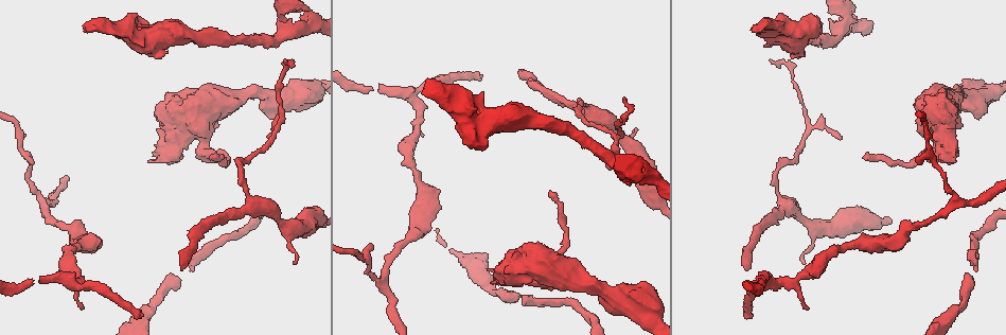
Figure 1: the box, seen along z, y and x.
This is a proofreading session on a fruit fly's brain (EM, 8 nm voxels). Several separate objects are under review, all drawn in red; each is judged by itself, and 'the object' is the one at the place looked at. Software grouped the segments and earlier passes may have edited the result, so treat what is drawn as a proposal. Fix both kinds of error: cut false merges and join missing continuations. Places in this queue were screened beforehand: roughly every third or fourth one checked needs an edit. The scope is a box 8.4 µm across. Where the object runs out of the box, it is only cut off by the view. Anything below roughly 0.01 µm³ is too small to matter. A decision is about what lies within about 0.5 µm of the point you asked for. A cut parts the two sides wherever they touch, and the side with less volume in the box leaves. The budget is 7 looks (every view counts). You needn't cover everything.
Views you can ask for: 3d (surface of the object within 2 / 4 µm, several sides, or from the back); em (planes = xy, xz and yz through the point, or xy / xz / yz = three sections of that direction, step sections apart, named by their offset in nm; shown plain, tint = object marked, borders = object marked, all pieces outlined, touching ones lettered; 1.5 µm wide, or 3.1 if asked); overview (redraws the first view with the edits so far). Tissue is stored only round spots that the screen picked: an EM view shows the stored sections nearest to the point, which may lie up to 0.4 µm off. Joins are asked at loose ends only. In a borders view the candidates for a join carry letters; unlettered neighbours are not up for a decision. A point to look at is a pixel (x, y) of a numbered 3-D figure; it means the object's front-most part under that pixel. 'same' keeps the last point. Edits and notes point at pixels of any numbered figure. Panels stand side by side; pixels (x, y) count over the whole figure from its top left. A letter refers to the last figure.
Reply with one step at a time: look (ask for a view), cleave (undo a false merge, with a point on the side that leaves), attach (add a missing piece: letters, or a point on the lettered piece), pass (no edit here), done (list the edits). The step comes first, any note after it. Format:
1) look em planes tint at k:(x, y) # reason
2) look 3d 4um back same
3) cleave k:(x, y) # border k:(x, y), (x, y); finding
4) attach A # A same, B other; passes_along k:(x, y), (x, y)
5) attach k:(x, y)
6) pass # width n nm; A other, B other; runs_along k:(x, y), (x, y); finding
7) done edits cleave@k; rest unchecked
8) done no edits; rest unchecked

look em yz step 4 tint at 1:(759, 278) # an open end

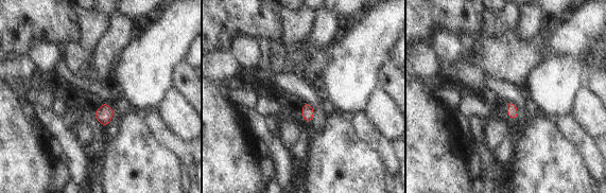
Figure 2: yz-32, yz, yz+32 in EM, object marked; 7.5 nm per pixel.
look em xz step 4 tint same

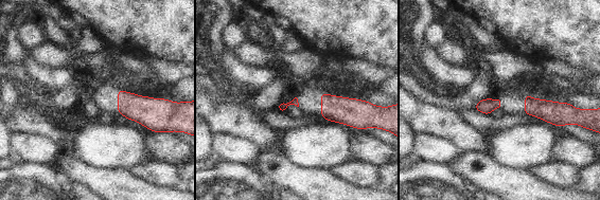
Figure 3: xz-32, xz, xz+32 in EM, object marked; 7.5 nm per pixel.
look em xz step 4 borders same

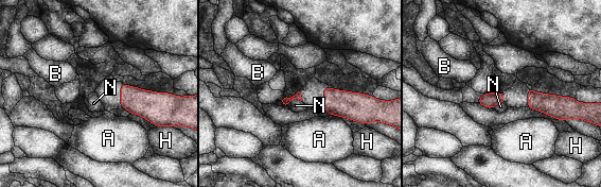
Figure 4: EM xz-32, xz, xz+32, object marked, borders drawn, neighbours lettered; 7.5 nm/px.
pass # A other, B other, H other, N other; border 4:(301, 100), (293, 99), (287, 106); none of them fits

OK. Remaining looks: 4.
look 3d 4um at 1:(747, 268) # end of a long branch

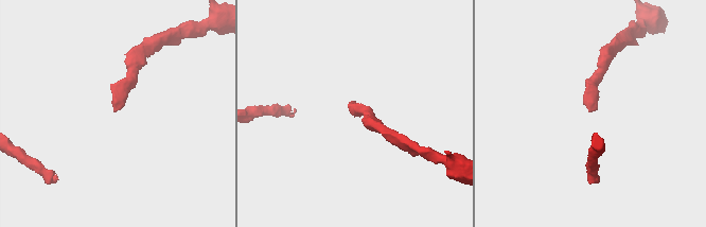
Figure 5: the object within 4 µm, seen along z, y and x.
look em xz step 8 borders at 5:(115, 109) # need the tissue

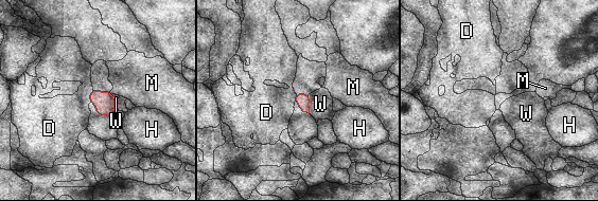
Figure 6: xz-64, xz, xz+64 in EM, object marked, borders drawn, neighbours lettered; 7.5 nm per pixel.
pass # D other, H other, M other, W other; border 6:(92, 88), (89, 94), (89, 102); none of them fits

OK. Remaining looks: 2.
look 3d 4um back at 1:(167, 91) # thick end

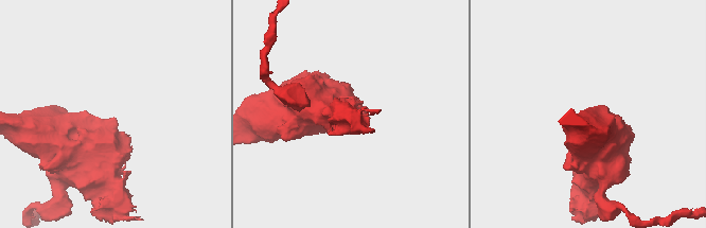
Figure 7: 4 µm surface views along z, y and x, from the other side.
look em planes borders at 7:(116, 119) # need the tissue

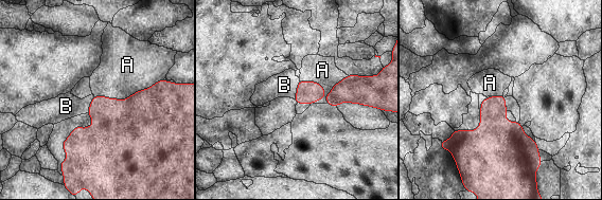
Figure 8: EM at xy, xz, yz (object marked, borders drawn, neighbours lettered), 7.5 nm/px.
pass # A other, B other; border 8:(299, 78), (297, 94), (294, 98); no lettered piece goes on from it

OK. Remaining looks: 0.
done no edits; rest unchecked

